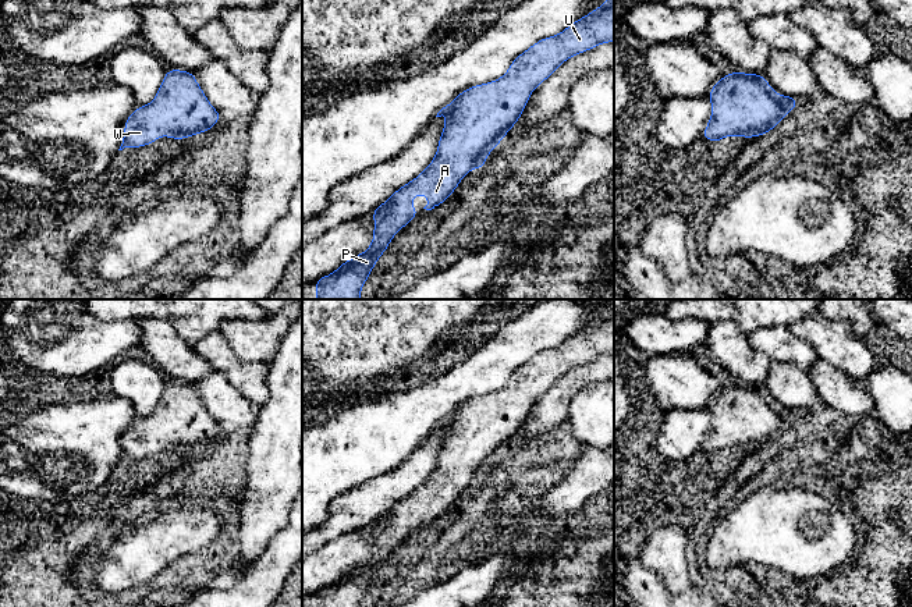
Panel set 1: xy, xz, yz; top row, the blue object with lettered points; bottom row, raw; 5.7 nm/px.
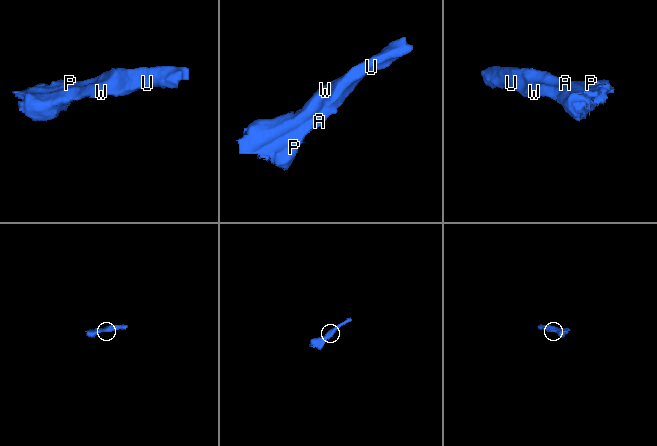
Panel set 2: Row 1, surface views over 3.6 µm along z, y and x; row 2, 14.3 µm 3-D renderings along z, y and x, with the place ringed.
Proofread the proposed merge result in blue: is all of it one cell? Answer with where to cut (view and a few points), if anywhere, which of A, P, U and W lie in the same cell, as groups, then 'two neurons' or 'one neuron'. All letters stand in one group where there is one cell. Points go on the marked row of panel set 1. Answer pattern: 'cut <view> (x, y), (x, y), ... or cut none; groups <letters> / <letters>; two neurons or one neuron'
cut none; groups A P U W; one neuron

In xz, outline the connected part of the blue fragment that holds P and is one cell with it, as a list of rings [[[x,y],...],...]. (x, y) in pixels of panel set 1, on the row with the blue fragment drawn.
[[[604,0],[599,8],[579,18],[558,35],[537,40],[515,57],[508,71],[500,79],[468,88],[443,107],[436,117],[446,116],[447,123],[441,131],[434,159],[416,178],[398,188],[383,205],[370,213],[375,217],[375,237],[369,249],[345,260],[331,274],[315,280],[313,284],[319,291],[316,299],[359,299],[363,284],[393,237],[409,224],[414,217],[420,214],[411,205],[415,195],[423,194],[427,196],[429,202],[423,207],[426,210],[440,206],[472,168],[483,168],[487,164],[485,157],[496,149],[507,132],[517,124],[530,93],[539,84],[550,78],[569,57],[608,42],[614,42],[614,0]]]

